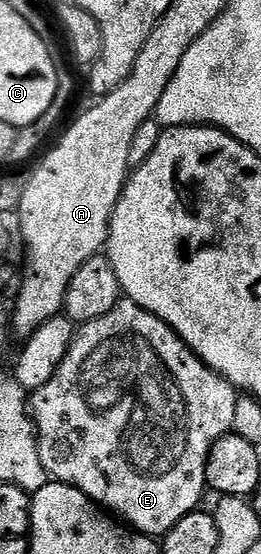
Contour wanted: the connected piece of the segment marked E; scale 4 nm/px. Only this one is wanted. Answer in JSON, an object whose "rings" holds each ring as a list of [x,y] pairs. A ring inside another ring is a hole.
{"rings":[[[122,298],[111,312],[81,325],[75,331],[68,354],[64,358],[64,362],[60,362],[56,374],[52,374],[52,378],[48,382],[44,382],[44,386],[29,393],[28,411],[34,421],[34,431],[38,436],[40,462],[44,466],[47,477],[53,478],[59,484],[71,484],[93,503],[105,509],[107,513],[113,514],[115,517],[123,516],[123,518],[118,518],[125,521],[135,533],[151,538],[161,538],[166,535],[168,530],[172,530],[172,526],[176,526],[176,522],[180,522],[180,518],[195,511],[201,505],[198,503],[201,502],[202,495],[207,495],[206,463],[208,454],[215,442],[231,431],[238,397],[239,393],[236,389],[203,363],[198,355],[163,320],[156,318],[148,310],[136,306],[131,300]]]}

